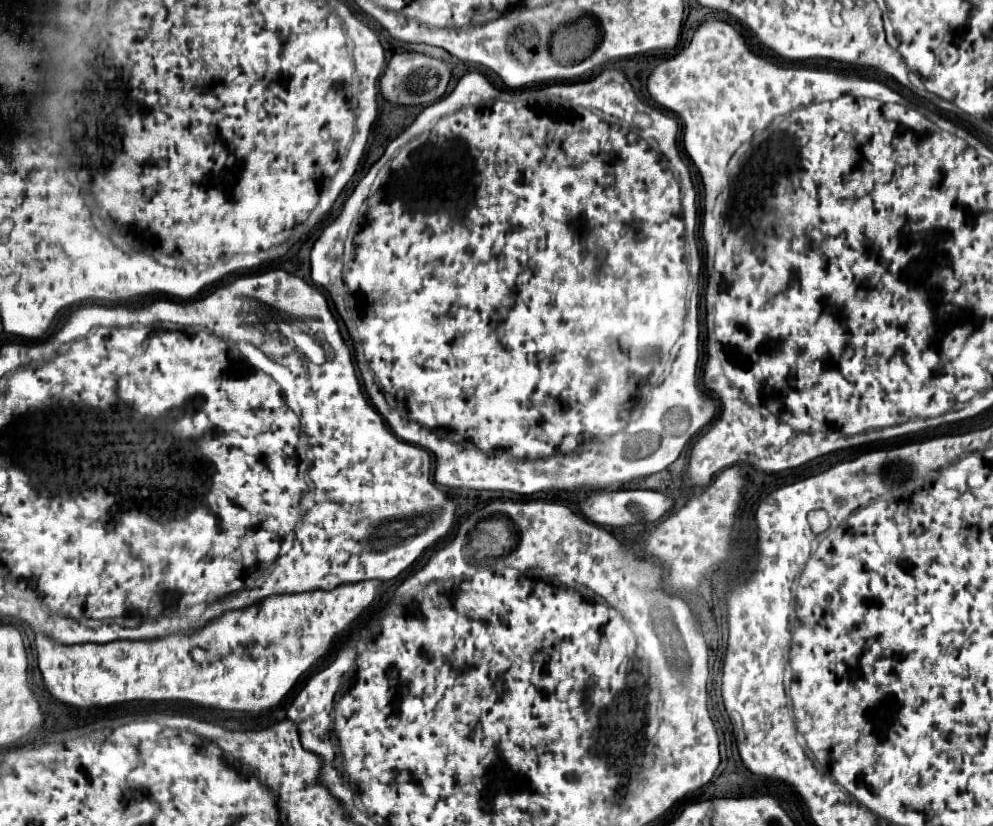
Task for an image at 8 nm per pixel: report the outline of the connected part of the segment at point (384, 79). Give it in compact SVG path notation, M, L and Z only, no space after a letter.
M396 53L380 77L380 93L394 105L430 105L446 93L450 81L450 67L434 57L422 53Z

